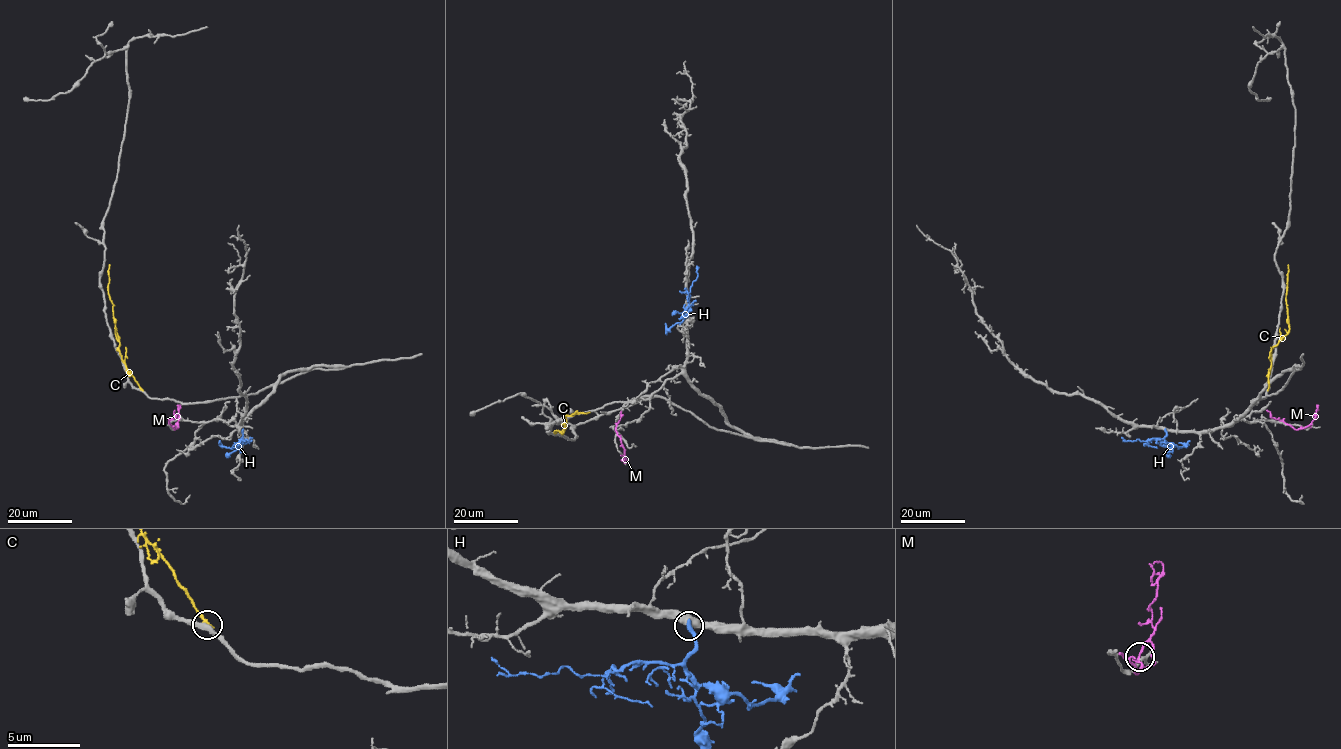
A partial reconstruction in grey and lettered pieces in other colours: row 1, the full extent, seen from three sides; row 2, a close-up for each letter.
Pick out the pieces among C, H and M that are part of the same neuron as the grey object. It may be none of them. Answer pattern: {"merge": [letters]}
{"merge": []}

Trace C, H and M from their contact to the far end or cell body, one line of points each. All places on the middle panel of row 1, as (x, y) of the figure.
C: (588, 412), (566, 415), (562, 433), (556, 432)
H: (688, 310), (690, 292), (698, 267)
M: (621, 455), (624, 453), (615, 426), (621, 411)

